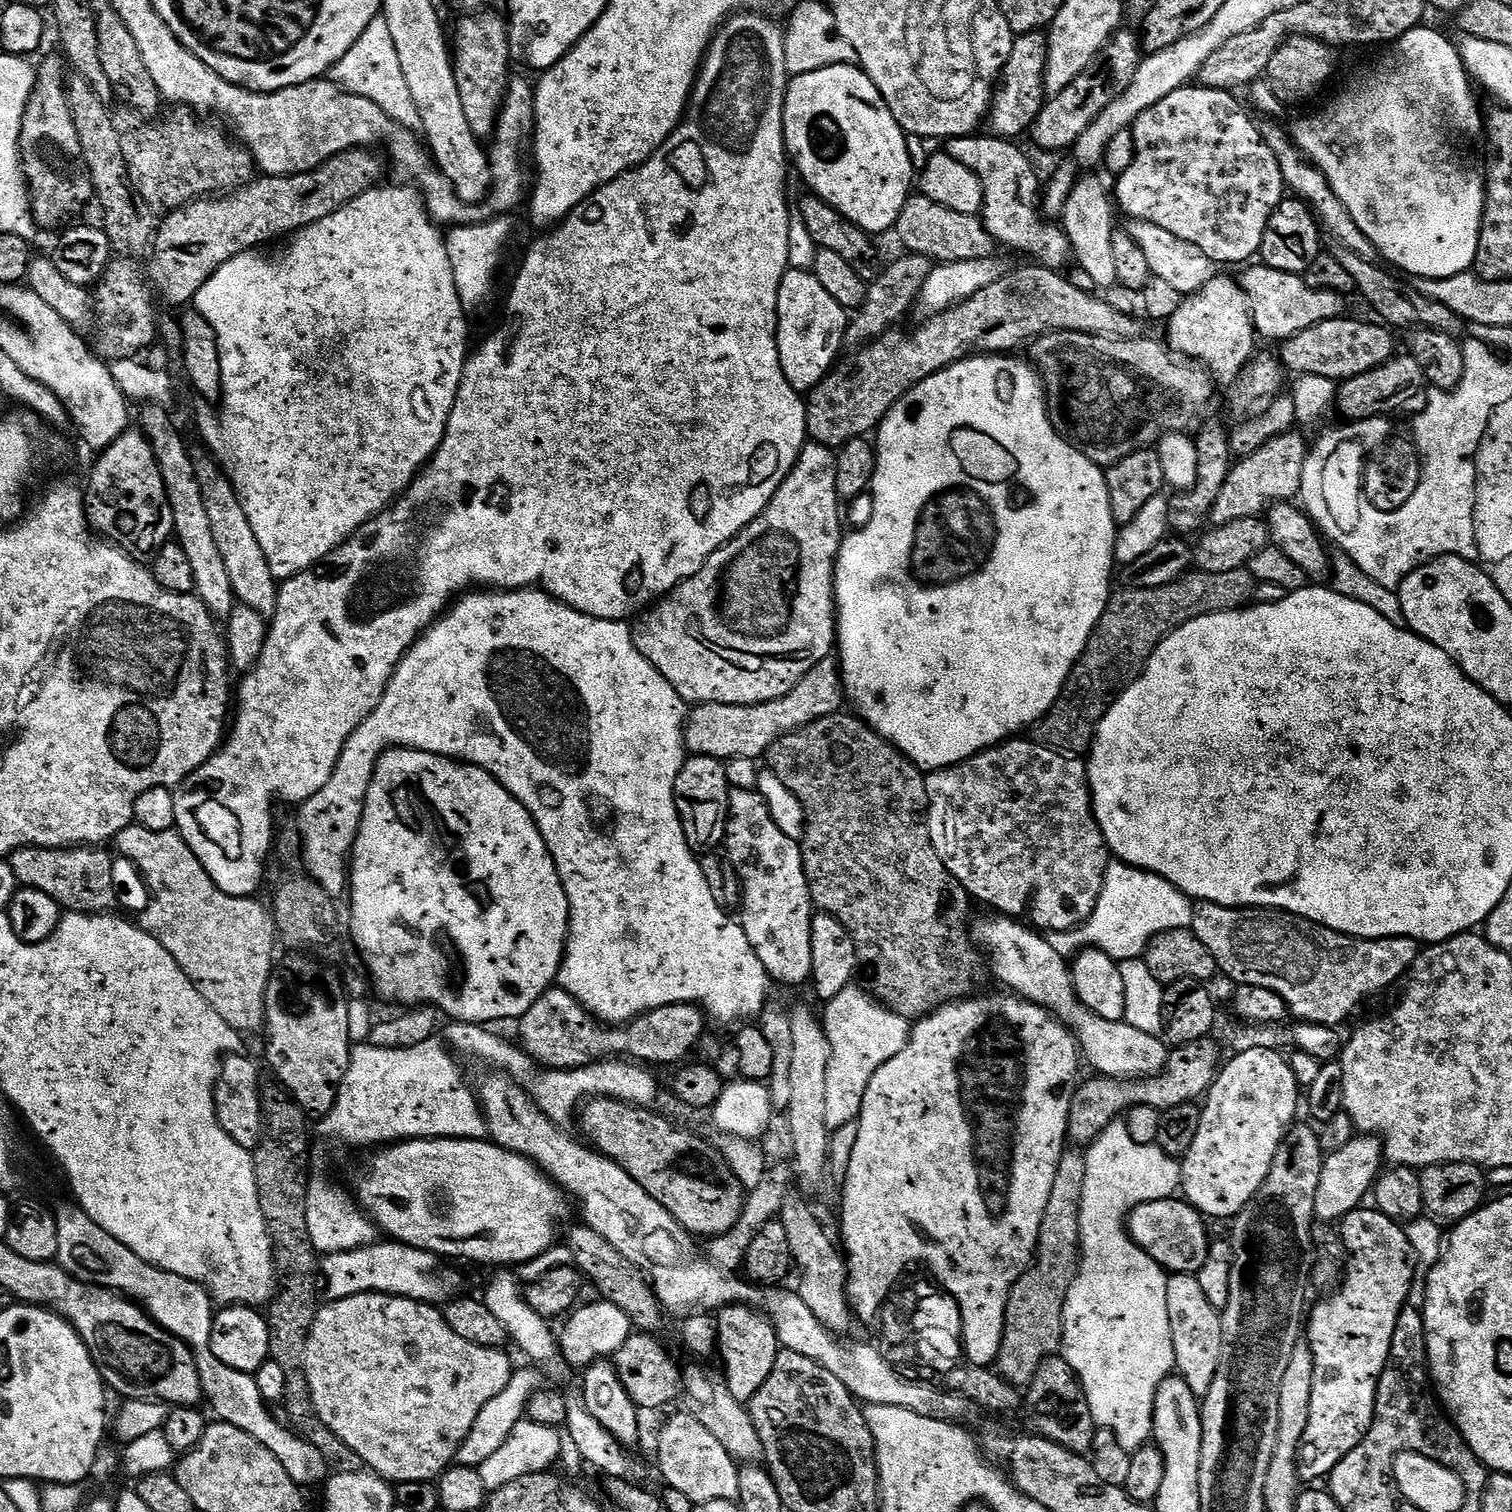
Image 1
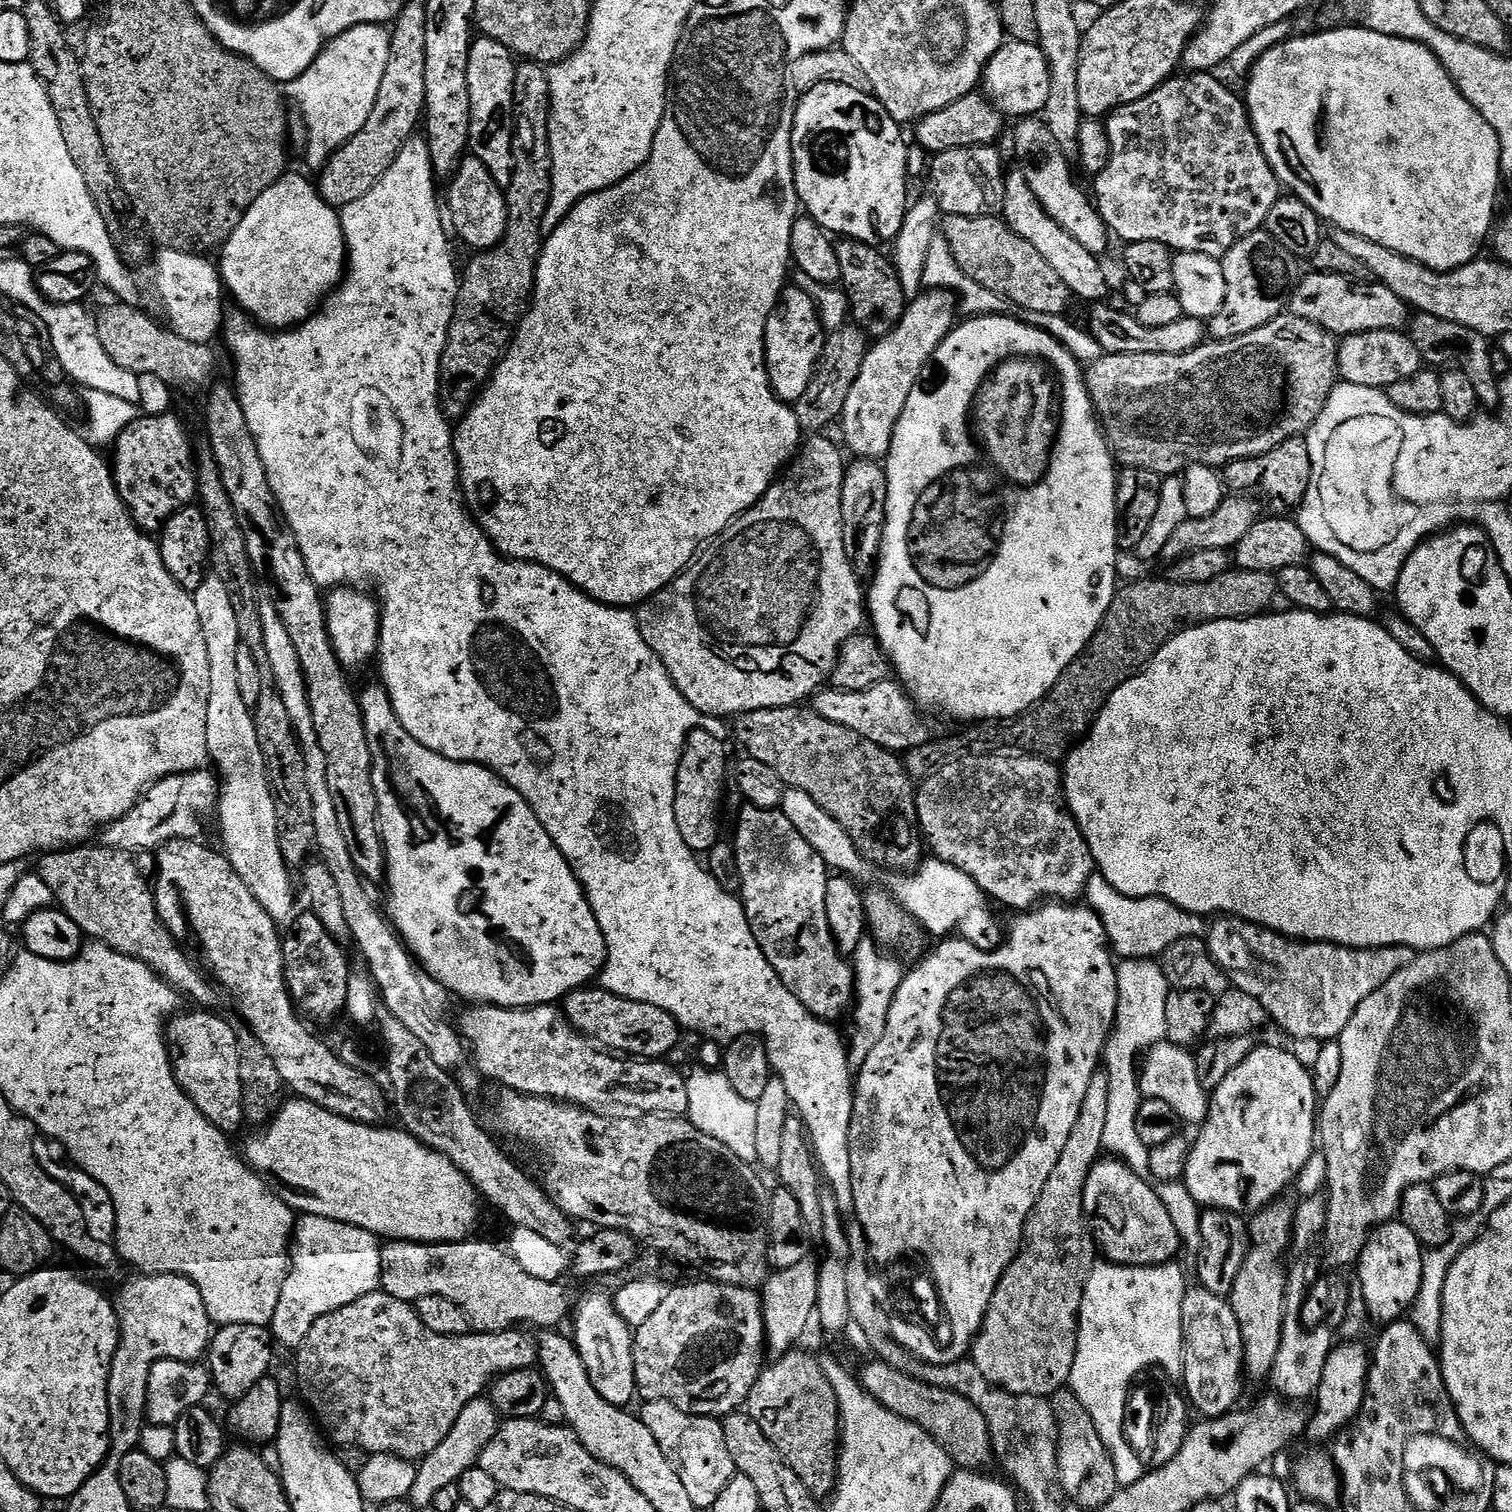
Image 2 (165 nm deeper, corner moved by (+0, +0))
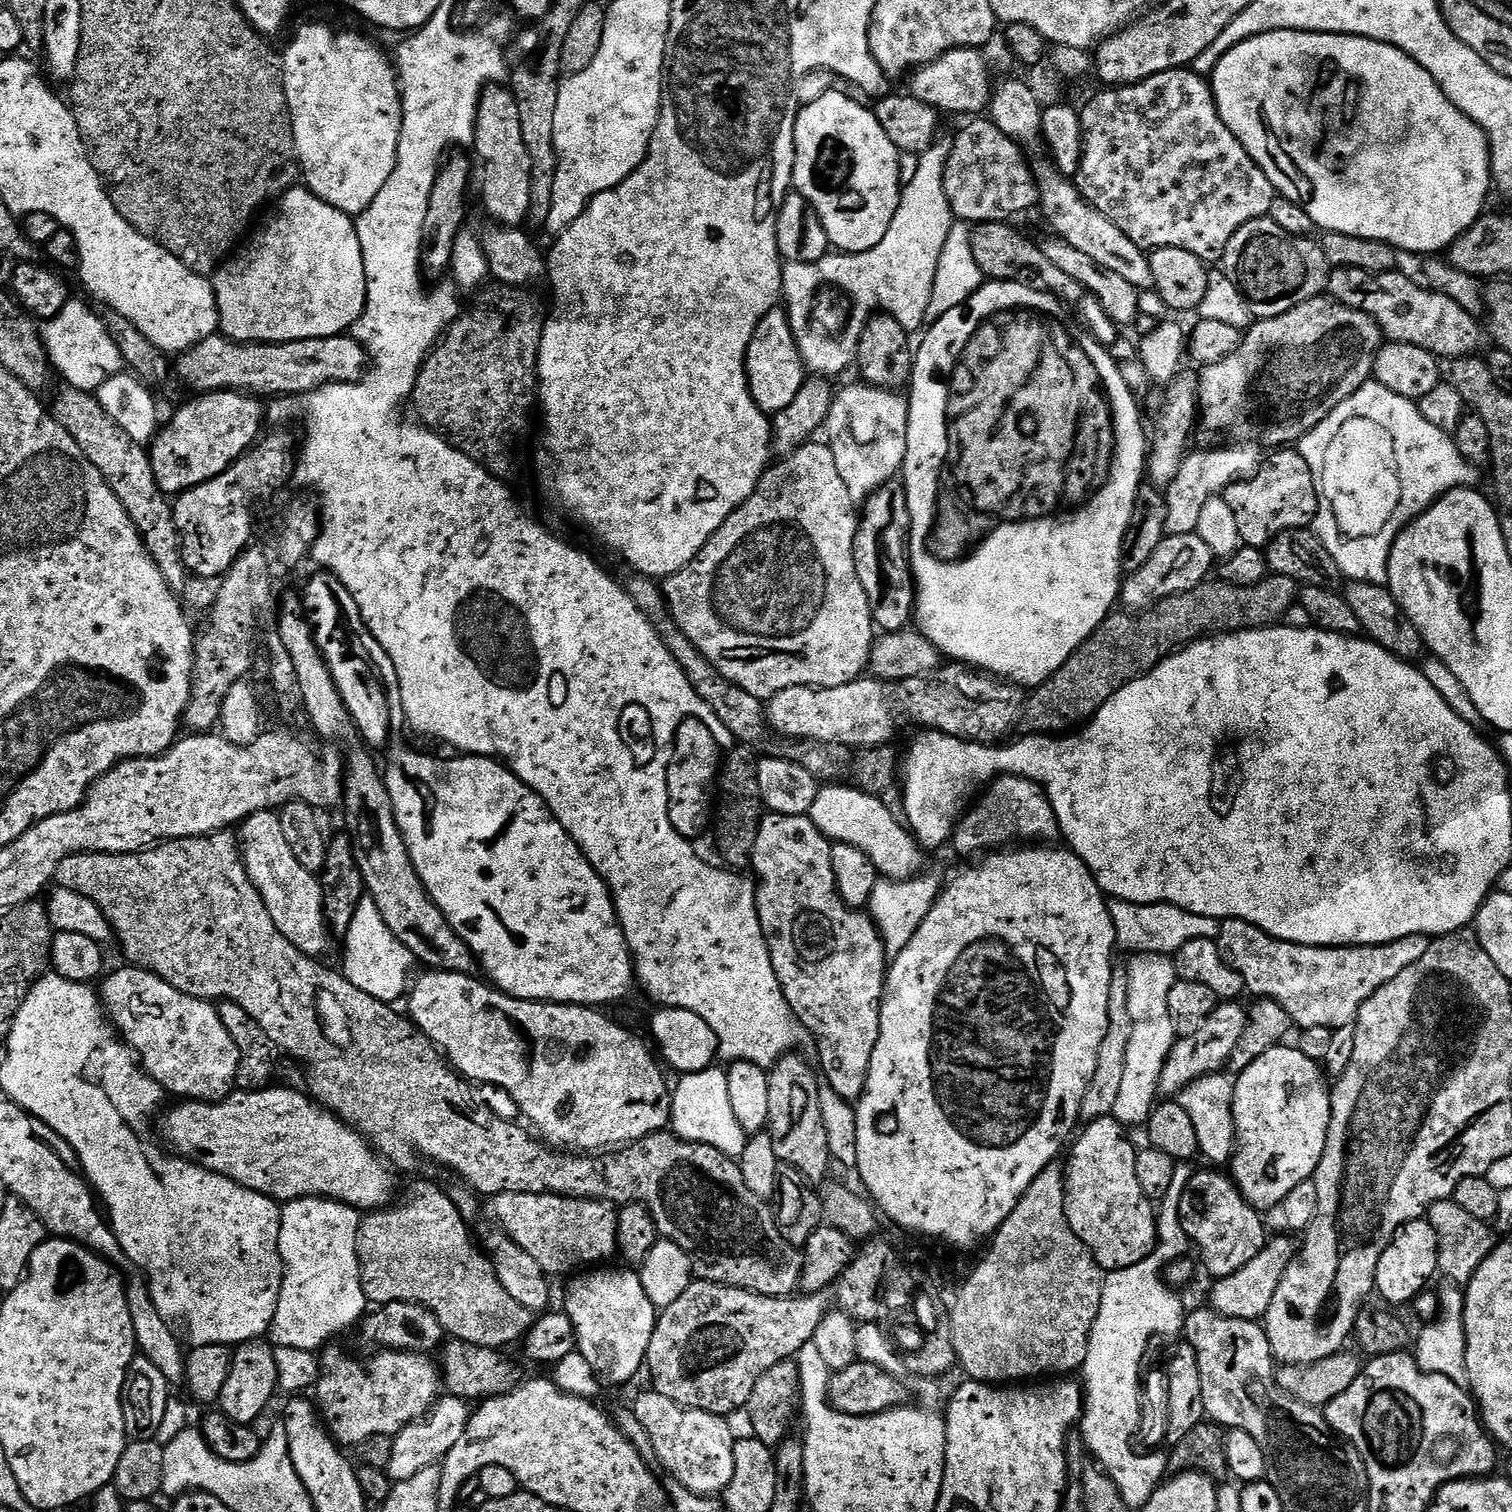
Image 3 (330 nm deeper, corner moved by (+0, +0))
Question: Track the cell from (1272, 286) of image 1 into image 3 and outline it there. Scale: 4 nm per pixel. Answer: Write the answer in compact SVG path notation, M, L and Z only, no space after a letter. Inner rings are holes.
M1332 268L1328 274L1326 292L1342 306L1350 306L1354 310L1362 310L1362 314L1370 314L1393 344L1422 346L1422 350L1444 360L1453 360L1455 356L1471 356L1480 344L1482 328L1481 325L1480 328L1476 325L1477 317L1462 310L1462 306L1446 298L1446 294L1414 286L1414 282L1395 270L1367 272L1353 268Z

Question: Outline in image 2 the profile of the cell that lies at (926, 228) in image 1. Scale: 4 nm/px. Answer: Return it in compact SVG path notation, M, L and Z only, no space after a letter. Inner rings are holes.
M944 216L942 235L949 243L954 262L986 290L1026 310L1056 315L1068 312L1068 303L1073 303L1074 297L1066 282L1058 278L1058 270L1026 238L1014 234L1000 216Z

